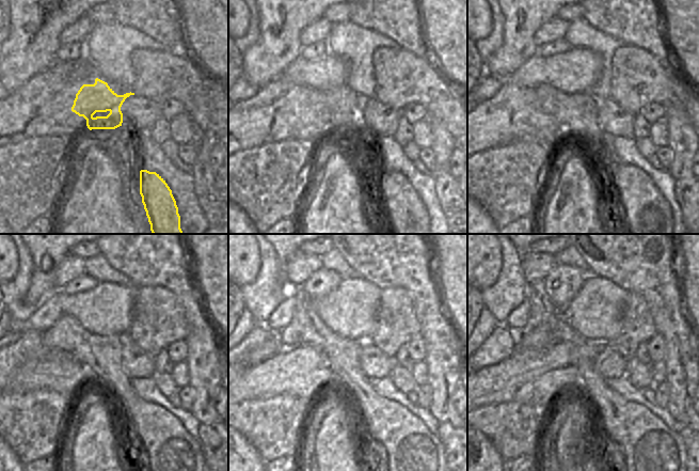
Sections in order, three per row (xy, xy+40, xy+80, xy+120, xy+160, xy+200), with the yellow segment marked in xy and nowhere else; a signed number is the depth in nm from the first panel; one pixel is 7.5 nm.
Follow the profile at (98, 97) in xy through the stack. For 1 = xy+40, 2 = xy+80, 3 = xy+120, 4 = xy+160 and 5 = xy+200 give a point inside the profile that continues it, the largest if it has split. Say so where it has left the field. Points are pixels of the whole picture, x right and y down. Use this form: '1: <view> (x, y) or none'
1: xy+40 (340, 108)
2: xy+80 (645, 212)
3: xy+120 (169, 451)
4: xy+160 (410, 451)
5: xy+200 (649, 451)

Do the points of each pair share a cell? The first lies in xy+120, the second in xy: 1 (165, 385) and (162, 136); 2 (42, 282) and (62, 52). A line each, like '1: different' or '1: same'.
1: different
2: different

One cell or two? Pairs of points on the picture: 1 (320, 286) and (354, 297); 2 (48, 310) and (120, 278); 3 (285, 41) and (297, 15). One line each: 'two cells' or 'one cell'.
1: two cells
2: two cells
3: one cell

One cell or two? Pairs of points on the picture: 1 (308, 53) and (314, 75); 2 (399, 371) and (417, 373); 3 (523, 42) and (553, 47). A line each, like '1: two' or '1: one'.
1: two
2: two
3: two

